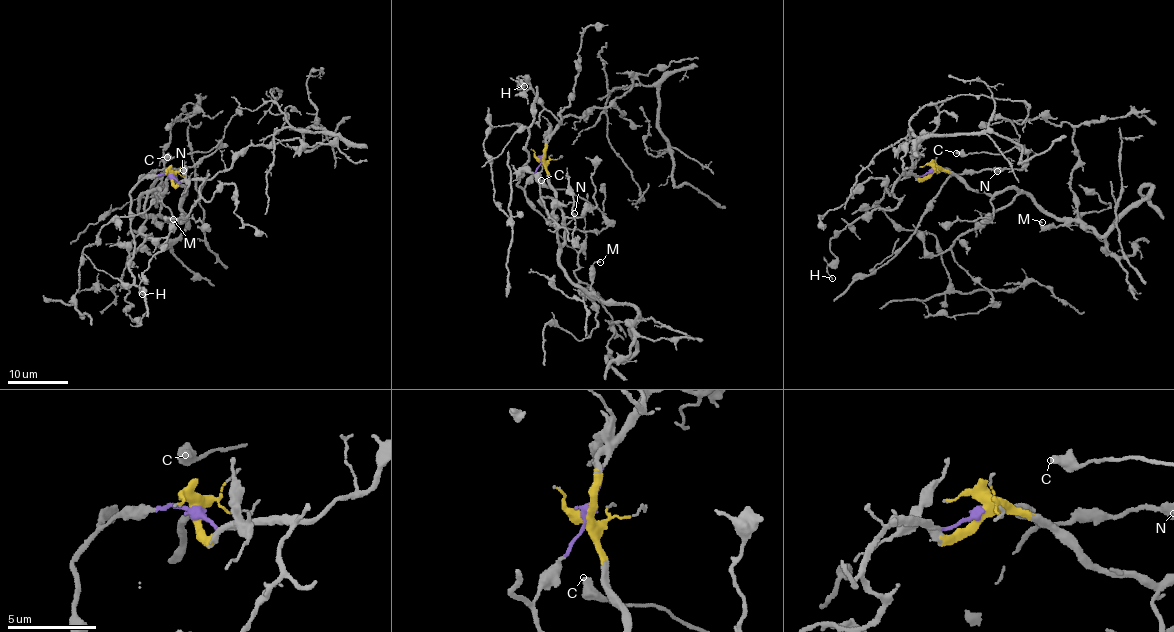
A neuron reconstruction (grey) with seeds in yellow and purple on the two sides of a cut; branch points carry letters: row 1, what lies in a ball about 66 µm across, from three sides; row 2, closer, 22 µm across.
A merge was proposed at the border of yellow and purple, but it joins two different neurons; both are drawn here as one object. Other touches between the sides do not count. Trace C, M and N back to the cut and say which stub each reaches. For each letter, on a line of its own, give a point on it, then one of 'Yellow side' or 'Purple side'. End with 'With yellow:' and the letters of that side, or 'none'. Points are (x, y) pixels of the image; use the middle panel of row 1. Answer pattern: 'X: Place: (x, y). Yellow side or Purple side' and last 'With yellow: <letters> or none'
C: Place: (541, 180). Purple side
M: Place: (600, 262). Yellow side
N: Place: (574, 213). Purple side
With yellow: M

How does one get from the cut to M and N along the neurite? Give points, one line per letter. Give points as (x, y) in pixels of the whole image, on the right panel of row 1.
M: (932, 171), (953, 172), (971, 188), (990, 194), (1017, 188), (1065, 222), (1042, 227), (1042, 222)
N: (932, 171), (947, 168), (953, 174), (997, 170)

